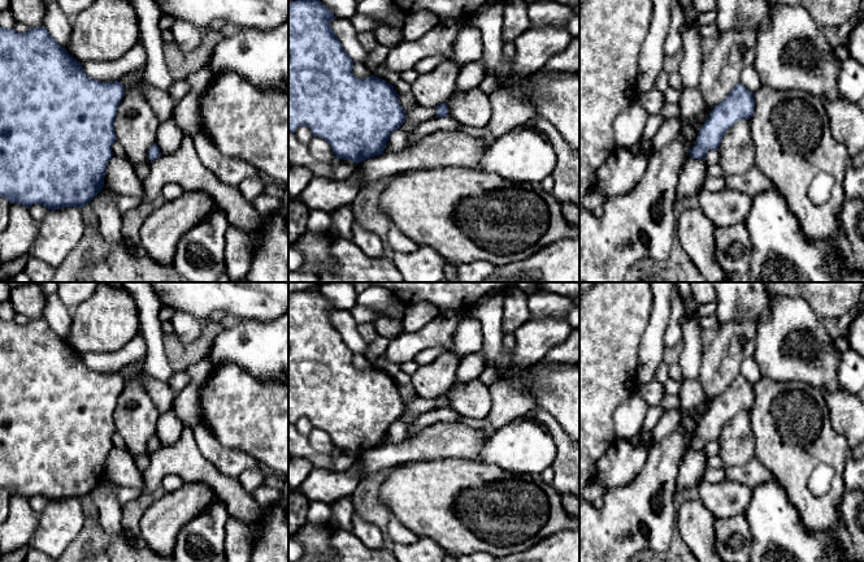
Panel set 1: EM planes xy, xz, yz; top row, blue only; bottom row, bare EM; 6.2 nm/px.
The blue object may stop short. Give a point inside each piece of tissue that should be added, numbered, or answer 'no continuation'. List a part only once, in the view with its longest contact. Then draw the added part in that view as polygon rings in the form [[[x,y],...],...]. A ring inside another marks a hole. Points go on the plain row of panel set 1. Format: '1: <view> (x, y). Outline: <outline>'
no continuation

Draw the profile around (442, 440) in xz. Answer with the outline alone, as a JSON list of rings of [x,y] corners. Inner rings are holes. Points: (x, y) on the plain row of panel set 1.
[[[438,422],[399,444],[383,444],[362,451],[357,459],[360,480],[398,464],[430,459],[478,461],[487,437],[481,429],[459,422]]]

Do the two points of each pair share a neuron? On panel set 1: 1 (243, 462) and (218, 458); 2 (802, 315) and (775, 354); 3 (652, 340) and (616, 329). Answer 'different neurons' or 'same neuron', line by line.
1: same neuron
2: same neuron
3: different neurons

